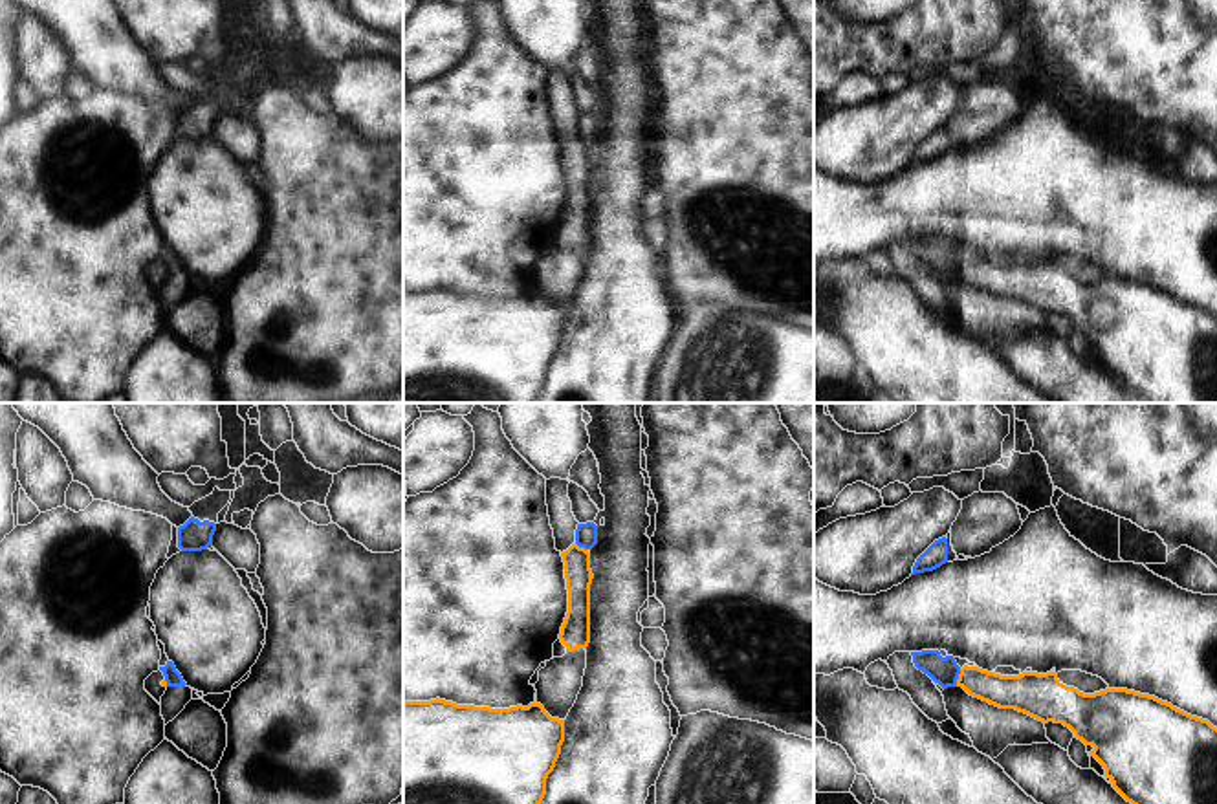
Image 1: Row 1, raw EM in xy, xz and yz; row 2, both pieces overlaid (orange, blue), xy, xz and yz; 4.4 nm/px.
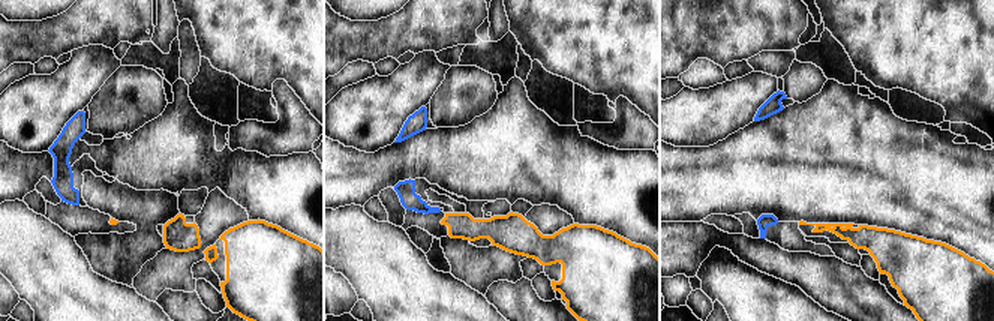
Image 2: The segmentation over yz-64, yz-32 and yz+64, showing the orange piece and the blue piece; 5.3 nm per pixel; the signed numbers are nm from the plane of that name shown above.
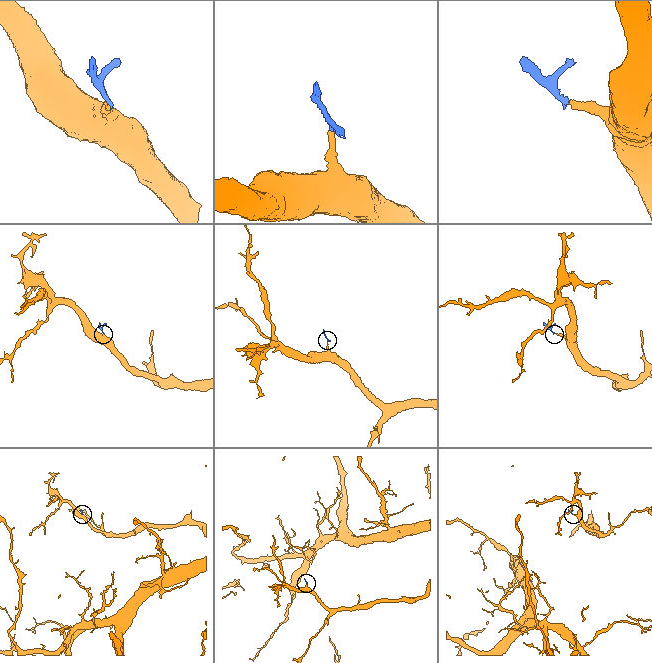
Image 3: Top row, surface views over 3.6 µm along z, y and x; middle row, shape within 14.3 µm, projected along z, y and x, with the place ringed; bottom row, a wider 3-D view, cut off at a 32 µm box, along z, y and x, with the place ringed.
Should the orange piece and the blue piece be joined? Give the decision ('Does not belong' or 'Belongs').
Does not belong

